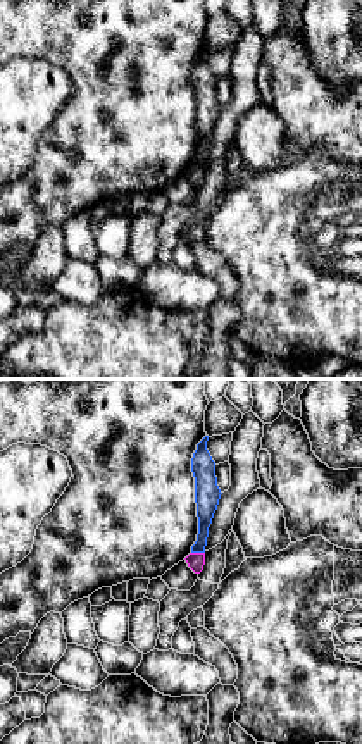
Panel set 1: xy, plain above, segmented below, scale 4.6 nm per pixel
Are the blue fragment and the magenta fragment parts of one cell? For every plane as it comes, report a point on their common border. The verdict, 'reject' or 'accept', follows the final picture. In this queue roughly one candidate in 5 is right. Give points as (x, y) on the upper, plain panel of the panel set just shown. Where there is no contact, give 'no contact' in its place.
meets blue at (199, 166)

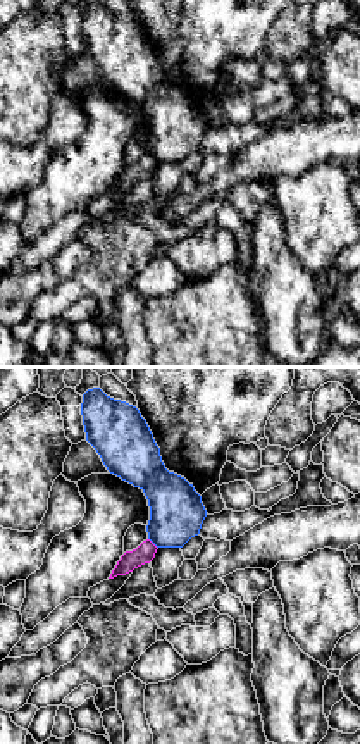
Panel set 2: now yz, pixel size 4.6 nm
meets blue at (152, 155)

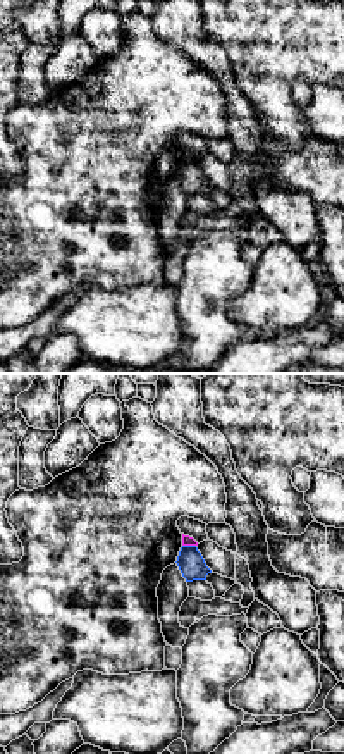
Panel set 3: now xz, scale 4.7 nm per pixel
meets blue at (190, 160)

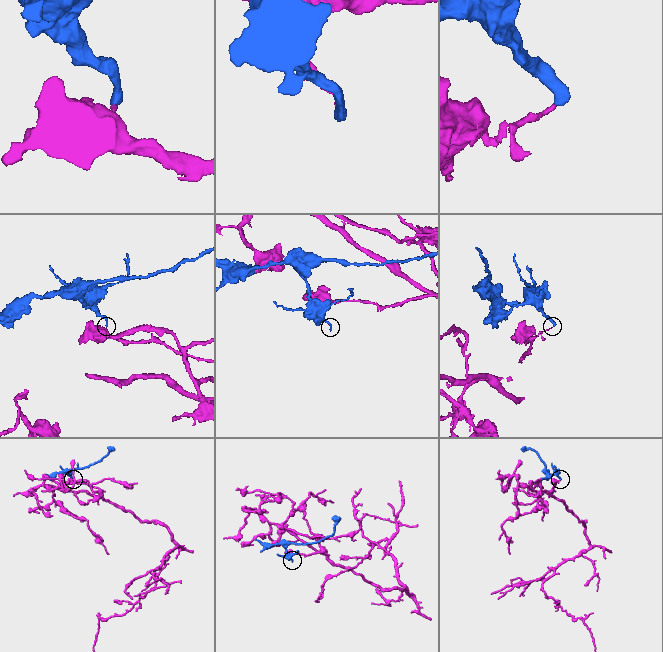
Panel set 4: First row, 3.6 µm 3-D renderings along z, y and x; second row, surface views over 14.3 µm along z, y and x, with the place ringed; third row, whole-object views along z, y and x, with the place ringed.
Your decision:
reject

